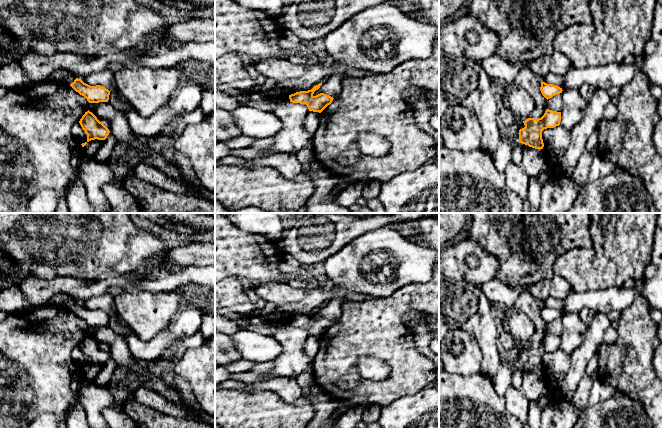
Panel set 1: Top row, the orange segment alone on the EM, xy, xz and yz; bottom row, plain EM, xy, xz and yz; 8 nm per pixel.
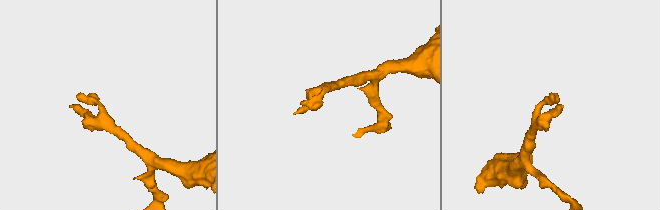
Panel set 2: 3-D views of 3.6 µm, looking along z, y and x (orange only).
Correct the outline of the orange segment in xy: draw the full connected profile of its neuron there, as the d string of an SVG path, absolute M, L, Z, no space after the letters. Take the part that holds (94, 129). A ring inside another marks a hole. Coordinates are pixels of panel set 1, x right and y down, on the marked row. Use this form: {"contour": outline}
{"contour": "M89 110L85 112L79 123L87 134L87 142L95 139L105 140L110 133L109 129Z"}

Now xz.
{"contour": "M322 82L314 86L311 90L300 91L289 95L290 102L306 104L309 111L321 113L333 101L333 97L320 93L314 96L314 92L320 88Z"}

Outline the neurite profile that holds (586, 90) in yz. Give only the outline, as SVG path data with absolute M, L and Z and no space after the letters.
M584 84L580 87L579 89L582 97L586 100L589 101L591 97L593 96L594 92L596 91L596 87L590 85L590 84Z

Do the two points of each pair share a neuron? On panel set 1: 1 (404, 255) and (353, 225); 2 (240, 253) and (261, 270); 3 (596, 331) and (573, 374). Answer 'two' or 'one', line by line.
1: two
2: one
3: one

